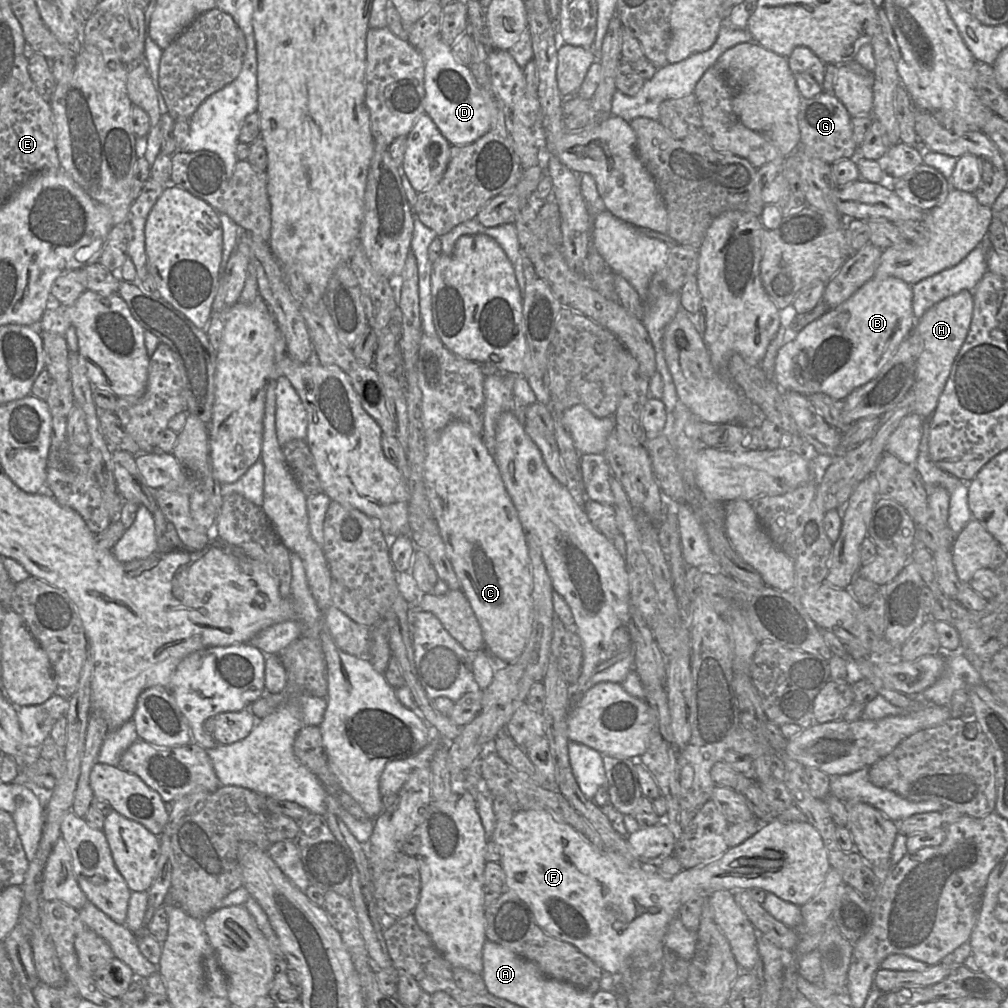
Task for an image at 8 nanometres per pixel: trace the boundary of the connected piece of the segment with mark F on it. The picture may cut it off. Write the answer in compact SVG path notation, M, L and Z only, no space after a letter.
M525 810L514 812L510 819L505 821L497 821L493 832L492 841L494 841L501 855L500 865L505 873L505 887L516 893L516 895L526 903L531 910L535 922L548 935L567 942L576 947L580 952L589 957L603 971L613 975L619 975L626 960L636 951L653 951L664 945L665 936L670 922L679 916L681 906L691 897L698 894L710 895L716 890L741 891L751 888L759 888L766 892L774 893L784 901L791 902L798 906L807 903L817 893L818 889L825 880L828 871L831 869L827 850L823 843L820 833L809 822L786 822L780 819L774 819L768 824L762 824L760 830L753 836L745 840L738 846L729 848L718 858L704 862L699 866L682 870L670 879L662 877L657 868L647 868L639 862L629 862L623 856L612 851L597 850L592 847L579 832L567 823L557 821L553 816L545 810Z

